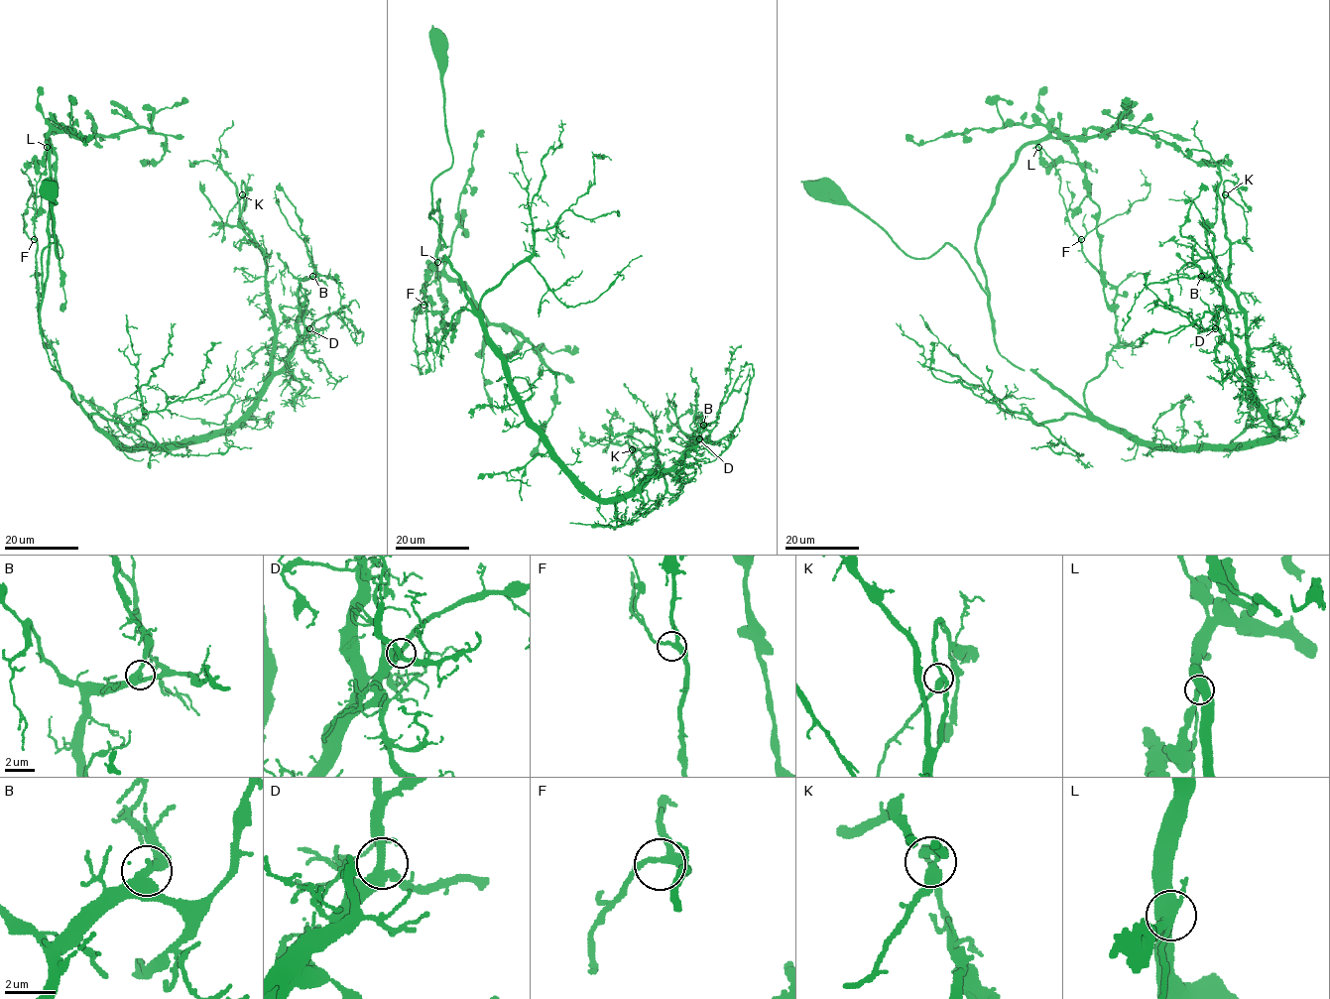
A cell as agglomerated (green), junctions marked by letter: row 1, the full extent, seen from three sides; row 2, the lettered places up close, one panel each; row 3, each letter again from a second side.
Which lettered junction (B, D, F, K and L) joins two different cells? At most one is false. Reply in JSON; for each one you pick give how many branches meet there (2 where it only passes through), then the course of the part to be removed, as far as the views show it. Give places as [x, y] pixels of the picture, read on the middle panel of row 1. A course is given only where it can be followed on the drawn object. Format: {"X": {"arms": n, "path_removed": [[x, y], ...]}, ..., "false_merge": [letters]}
{"false_merge": []}

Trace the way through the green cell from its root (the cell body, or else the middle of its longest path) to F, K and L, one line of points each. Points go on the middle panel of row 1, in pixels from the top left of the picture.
F: (440, 41), (452, 164), (432, 183), (439, 248), (423, 305)
K: (440, 41), (452, 164), (432, 183), (428, 340), (468, 309), (524, 420), (596, 496), (664, 470), (632, 449)
L: (440, 41), (452, 164), (432, 183), (437, 262)

